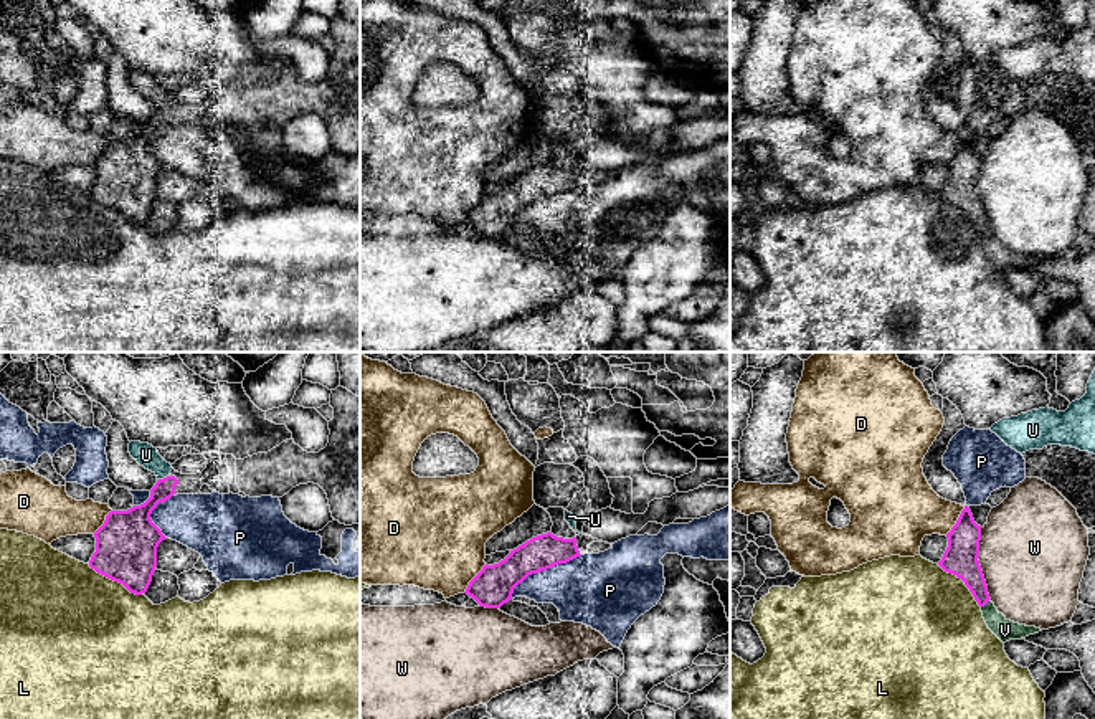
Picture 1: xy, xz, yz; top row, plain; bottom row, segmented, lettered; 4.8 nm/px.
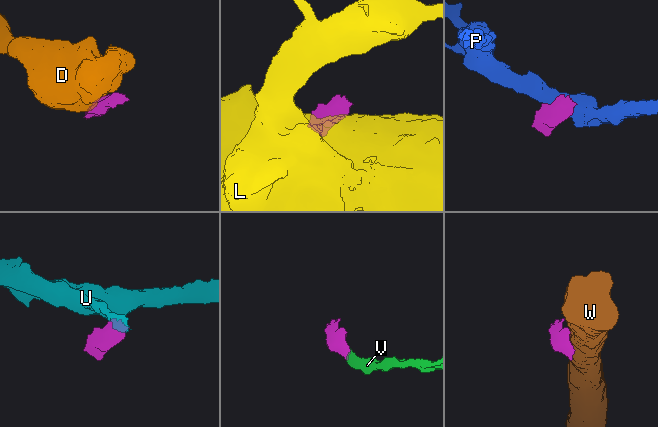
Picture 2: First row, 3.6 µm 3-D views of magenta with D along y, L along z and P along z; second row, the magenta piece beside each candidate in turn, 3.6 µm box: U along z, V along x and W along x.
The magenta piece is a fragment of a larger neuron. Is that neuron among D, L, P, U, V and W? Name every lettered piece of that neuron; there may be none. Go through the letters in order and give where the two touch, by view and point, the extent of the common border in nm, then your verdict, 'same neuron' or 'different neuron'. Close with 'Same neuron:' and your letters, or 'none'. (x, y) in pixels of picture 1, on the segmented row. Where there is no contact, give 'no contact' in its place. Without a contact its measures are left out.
D: meets magenta in xz at (473, 579); contact 180 nm long; different neuron
L: meets magenta in xy at (116, 580); contact 300 nm long; different neuron
P: meets magenta in xz at (542, 569); contact 400 nm long; different neuron
U: meets magenta in xy at (164, 478); contact 60 nm long; different neuron
V: meets magenta in yz at (985, 604); contact 60 nm long; same neuron
W: meets magenta in yz at (978, 564); contact 360 nm long; different neuron
Same neuron: V

